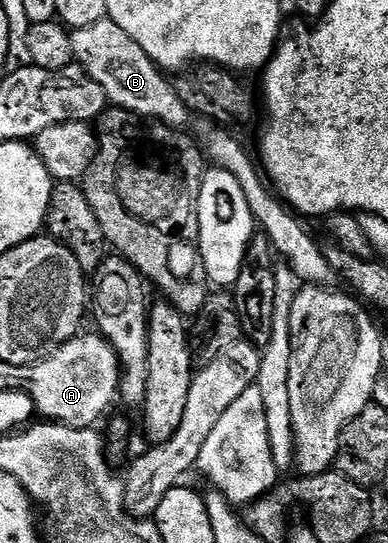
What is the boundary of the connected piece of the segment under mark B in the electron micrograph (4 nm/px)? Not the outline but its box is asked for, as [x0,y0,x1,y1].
[70,18,192,127]

